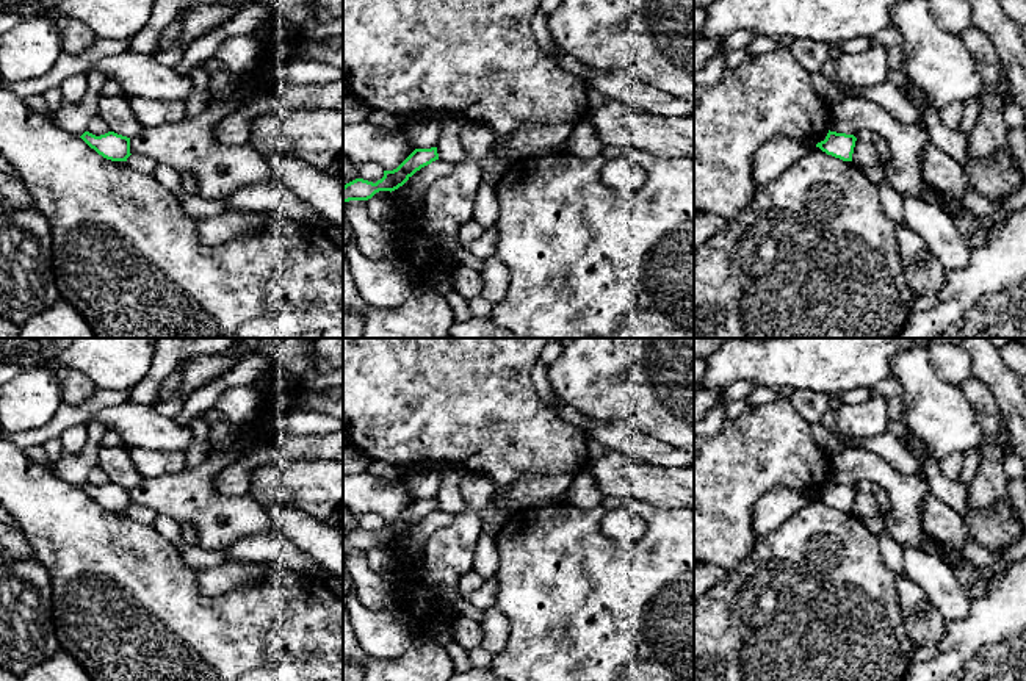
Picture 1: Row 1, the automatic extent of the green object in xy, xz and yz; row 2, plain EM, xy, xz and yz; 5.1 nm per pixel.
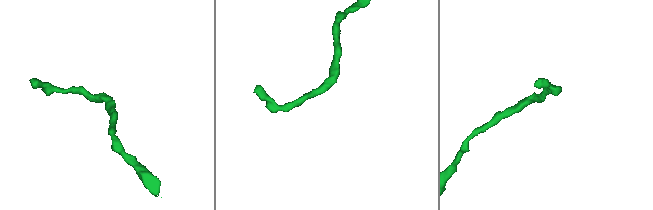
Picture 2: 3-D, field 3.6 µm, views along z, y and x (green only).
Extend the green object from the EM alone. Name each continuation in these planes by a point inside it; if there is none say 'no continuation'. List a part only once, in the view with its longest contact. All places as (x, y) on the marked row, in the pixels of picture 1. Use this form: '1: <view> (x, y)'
no continuation

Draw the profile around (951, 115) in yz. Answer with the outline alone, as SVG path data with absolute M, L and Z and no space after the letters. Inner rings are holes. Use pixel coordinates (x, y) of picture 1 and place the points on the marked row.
M954 102L940 111L940 117L946 124L946 127L956 132L960 130L962 114L963 114L962 102Z

